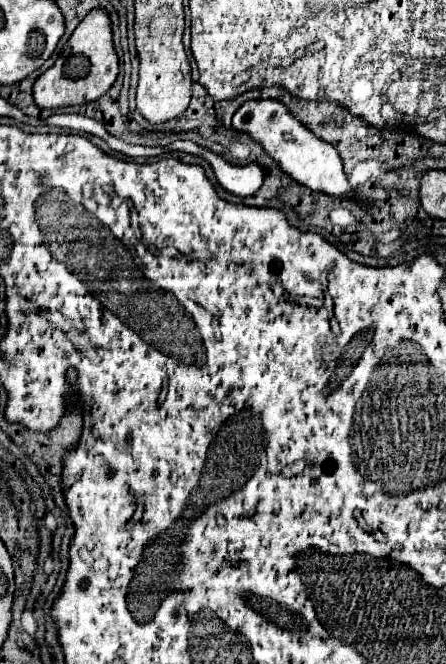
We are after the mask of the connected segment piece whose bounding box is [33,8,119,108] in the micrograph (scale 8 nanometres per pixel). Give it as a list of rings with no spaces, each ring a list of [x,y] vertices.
[[[93,10],[81,24],[73,30],[69,38],[71,54],[65,60],[57,60],[49,70],[45,70],[33,86],[33,98],[39,108],[63,108],[75,104],[87,104],[101,98],[115,82],[119,66],[117,54],[111,40],[111,20],[105,10]]]

